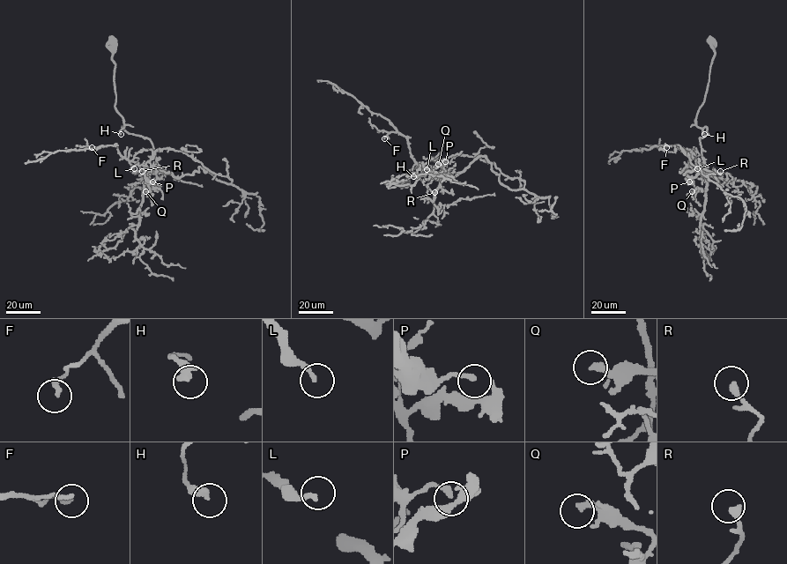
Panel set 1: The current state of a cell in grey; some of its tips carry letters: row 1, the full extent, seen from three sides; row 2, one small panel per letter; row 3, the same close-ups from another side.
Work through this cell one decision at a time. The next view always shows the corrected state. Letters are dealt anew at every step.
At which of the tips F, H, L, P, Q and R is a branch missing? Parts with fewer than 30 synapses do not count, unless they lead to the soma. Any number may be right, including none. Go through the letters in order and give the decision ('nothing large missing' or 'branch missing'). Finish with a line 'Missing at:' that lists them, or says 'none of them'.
F: nothing large missing
H: nothing large missing
L: nothing large missing
P: nothing large missing
Q: branch missing
R: nothing large missing
Missing at: Q

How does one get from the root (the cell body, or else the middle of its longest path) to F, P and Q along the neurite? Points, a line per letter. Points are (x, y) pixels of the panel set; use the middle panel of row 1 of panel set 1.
F: (404, 184), (415, 167), (416, 179), (440, 172), (450, 177), (438, 181), (420, 167), (398, 133), (384, 138)
P: (404, 184), (415, 167), (416, 179), (440, 172), (449, 177), (440, 176), (437, 160), (445, 161)
Q: (404, 184), (415, 167), (416, 179), (440, 172), (449, 177), (437, 178), (443, 166), (438, 164)

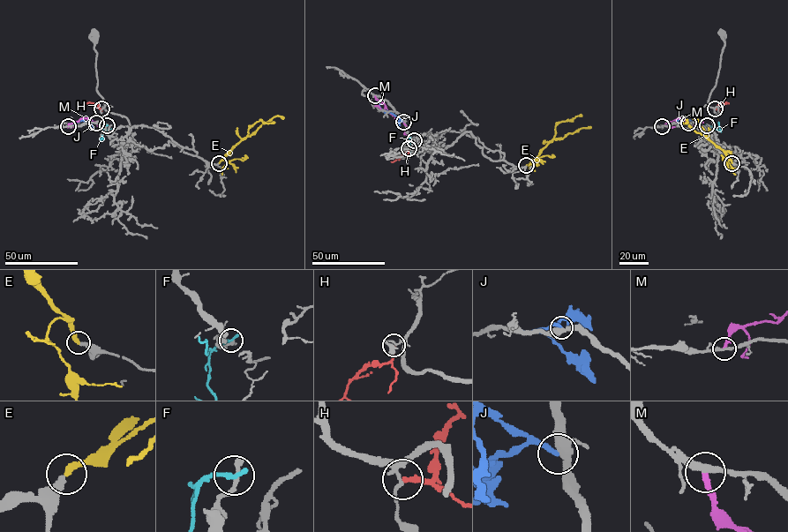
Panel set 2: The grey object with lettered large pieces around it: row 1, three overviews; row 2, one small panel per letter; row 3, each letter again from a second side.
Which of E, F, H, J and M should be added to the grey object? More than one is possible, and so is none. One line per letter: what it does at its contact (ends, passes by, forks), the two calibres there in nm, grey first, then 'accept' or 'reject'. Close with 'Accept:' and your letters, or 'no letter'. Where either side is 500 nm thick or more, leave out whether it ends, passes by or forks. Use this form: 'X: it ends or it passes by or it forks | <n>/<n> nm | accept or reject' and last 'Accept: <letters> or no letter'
E: it ends | 320/280 nm | accept
F: it ends | 280/280 nm | reject
H: it ends | 130/220 nm | reject
J: it ends | 360/280 nm | reject
M: it ends | 240/220 nm | reject
Accept: E

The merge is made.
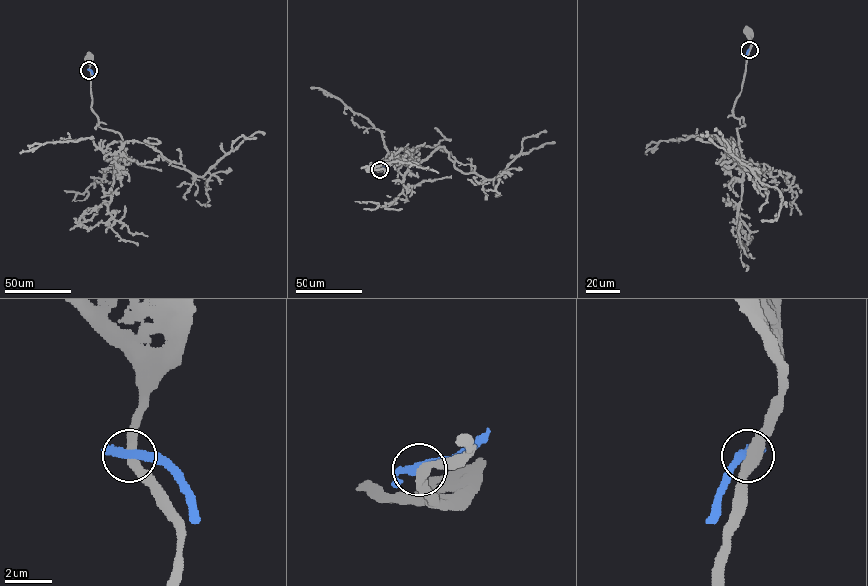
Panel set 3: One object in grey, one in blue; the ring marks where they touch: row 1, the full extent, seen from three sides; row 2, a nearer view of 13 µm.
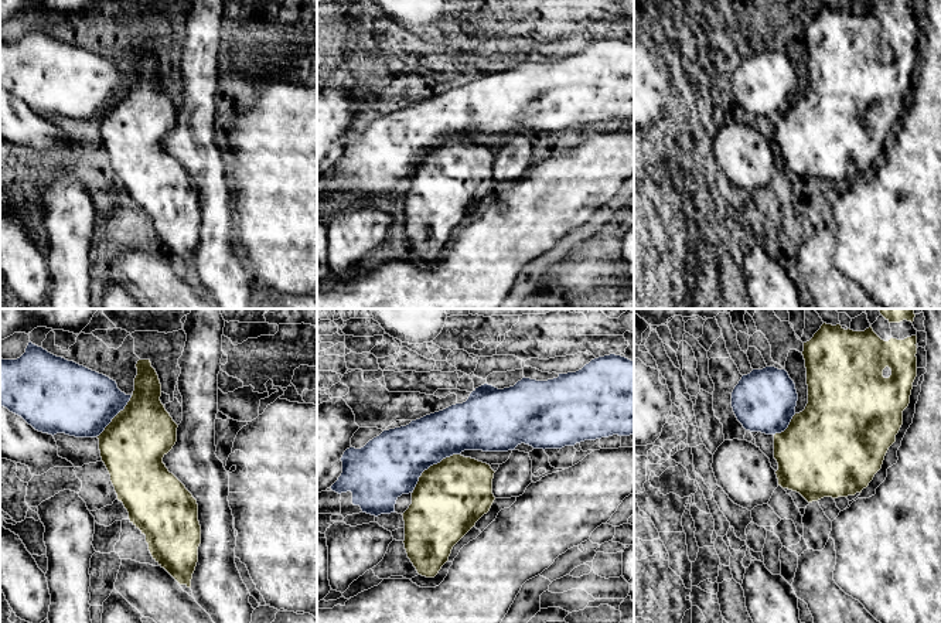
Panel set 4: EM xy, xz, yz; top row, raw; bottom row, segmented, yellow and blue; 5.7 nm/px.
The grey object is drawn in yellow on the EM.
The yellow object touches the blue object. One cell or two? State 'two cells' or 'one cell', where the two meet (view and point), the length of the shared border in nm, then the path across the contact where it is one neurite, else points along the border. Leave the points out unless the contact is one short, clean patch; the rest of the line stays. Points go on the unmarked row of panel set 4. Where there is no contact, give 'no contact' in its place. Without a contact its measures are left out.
two cells; contact xz (430, 149); length 360 nm; border xz (459, 136), (430, 147), (419, 160), (412, 176)

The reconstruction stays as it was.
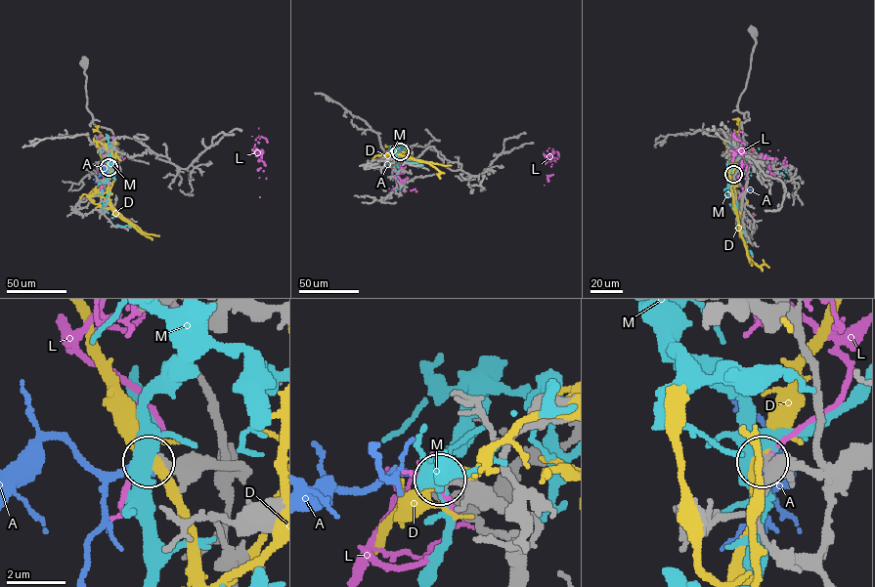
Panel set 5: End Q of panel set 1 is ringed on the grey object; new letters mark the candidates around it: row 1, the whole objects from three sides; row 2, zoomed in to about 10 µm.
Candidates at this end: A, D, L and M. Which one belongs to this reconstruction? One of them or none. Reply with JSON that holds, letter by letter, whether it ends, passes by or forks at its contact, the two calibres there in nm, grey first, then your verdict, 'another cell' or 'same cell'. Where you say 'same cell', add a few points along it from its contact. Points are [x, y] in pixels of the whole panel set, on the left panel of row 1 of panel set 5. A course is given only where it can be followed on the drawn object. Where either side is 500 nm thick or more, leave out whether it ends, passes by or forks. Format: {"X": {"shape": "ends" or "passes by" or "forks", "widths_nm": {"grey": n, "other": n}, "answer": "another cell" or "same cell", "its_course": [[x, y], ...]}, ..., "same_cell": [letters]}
{"A": {"shape": "ends", "widths_nm": {"grey": 320, "other": 220}, "answer": "same cell", "its_course": [[109, 167], [105, 166], [98, 180], [93, 179]]}, "D": {"shape": "passes by", "widths_nm": {"grey": 340, "other": 320}, "answer": "another cell"}, "L": {"shape": "passes by", "widths_nm": {"grey": 320, "other": 160}, "answer": "another cell"}, "M": {"widths_nm": {"grey": 340, "other": 500}, "answer": "another cell"}, "same_cell": ["A"]}

